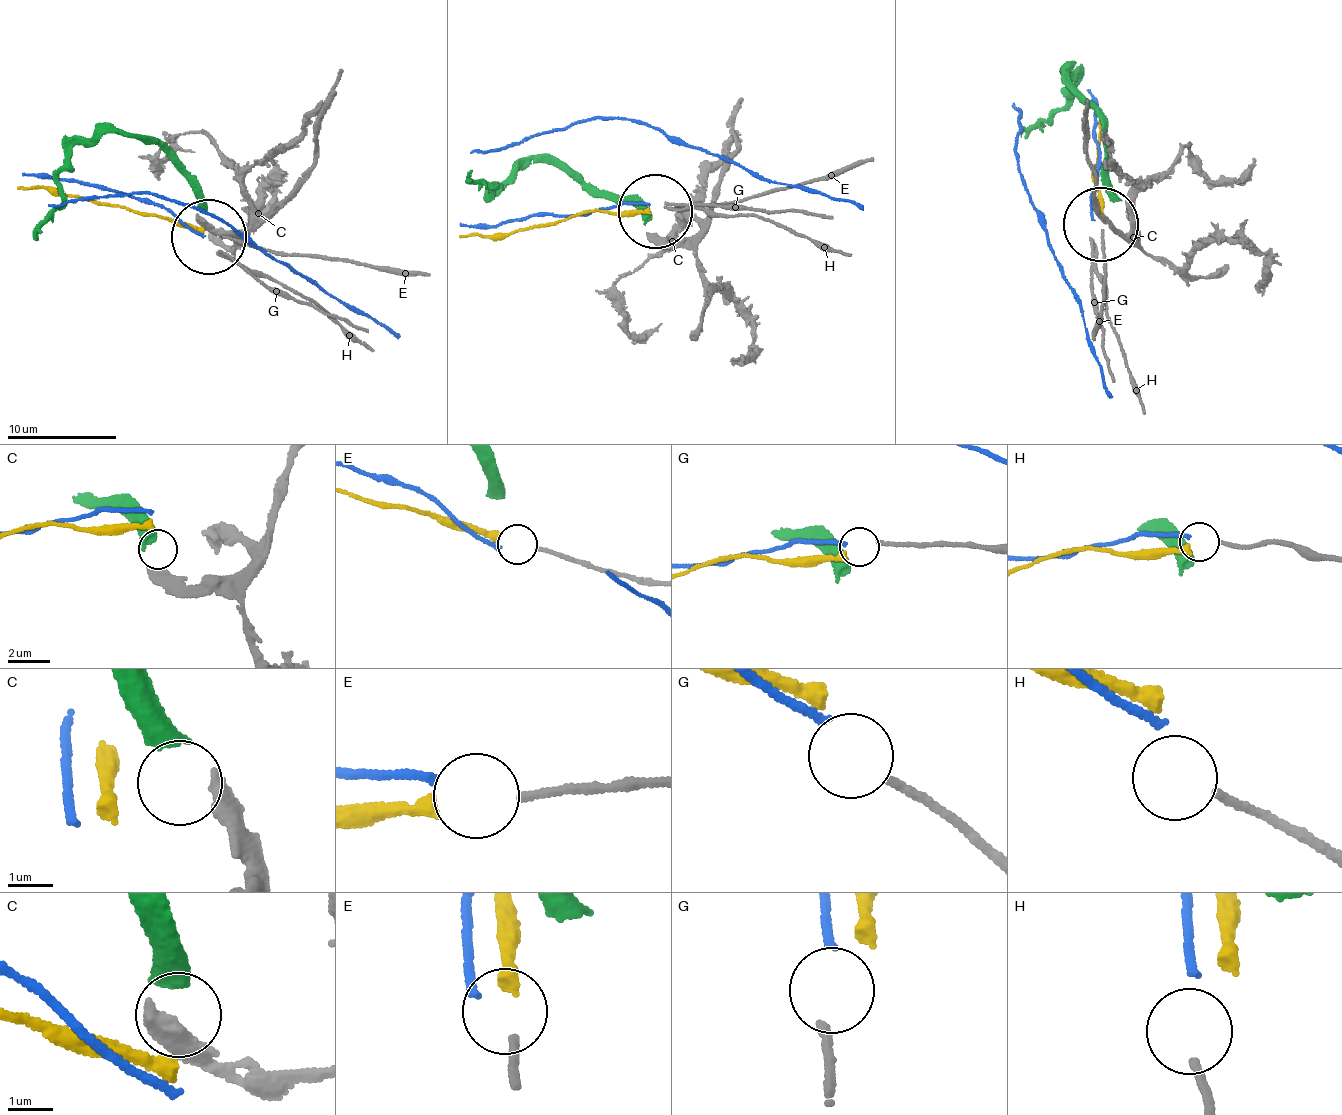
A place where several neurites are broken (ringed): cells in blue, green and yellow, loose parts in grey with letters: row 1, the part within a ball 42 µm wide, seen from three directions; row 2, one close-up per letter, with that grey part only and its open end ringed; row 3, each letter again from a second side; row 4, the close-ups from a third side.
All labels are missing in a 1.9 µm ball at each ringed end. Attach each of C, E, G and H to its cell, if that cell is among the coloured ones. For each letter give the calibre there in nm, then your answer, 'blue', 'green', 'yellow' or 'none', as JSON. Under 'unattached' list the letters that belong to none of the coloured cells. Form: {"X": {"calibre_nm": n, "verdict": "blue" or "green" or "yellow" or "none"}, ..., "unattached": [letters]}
{"C": {"calibre_nm": 400, "verdict": "green"}, "E": {"calibre_nm": 180, "verdict": "yellow"}, "G": {"calibre_nm": 180, "verdict": "blue"}, "H": {"calibre_nm": 180, "verdict": "none"}, "unattached": ["H"]}

